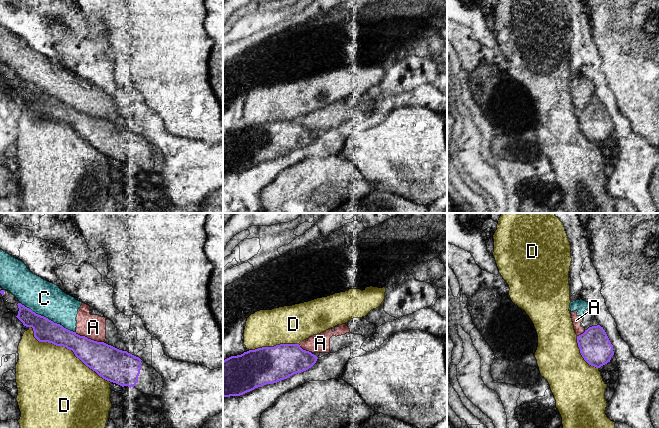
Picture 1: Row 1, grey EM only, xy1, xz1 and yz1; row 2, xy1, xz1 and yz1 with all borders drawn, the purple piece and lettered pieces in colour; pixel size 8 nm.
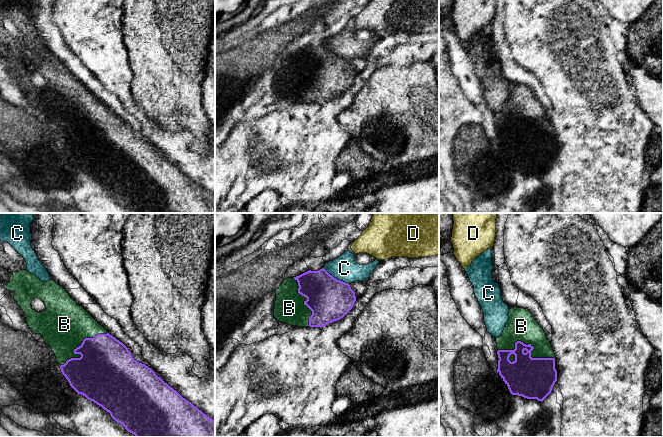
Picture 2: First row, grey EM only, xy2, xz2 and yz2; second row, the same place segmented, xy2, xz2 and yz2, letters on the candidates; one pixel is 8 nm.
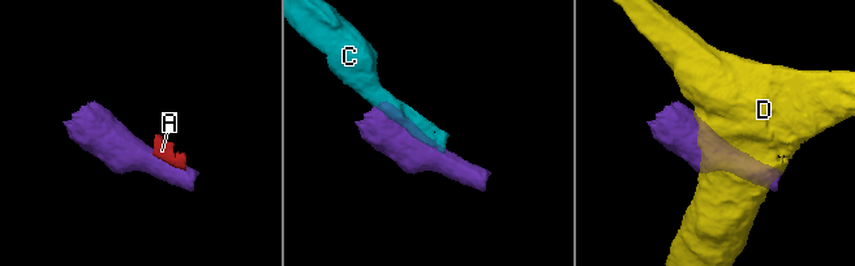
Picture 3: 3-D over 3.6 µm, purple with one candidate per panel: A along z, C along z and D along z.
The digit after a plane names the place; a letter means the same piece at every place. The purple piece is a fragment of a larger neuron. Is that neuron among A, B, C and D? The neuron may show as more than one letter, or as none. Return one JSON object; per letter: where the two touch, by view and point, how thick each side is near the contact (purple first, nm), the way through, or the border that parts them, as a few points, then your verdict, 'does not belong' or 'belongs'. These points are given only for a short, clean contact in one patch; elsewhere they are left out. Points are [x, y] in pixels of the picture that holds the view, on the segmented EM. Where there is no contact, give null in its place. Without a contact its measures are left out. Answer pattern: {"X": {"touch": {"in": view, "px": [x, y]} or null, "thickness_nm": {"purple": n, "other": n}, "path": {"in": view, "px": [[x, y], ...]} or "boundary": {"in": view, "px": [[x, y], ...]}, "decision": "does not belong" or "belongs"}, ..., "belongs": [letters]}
{"A": {"touch": {"in": "xy1", "px": [89, 339]}, "thickness_nm": {"purple": 260, "other": 200}, "boundary": {"in": "xy1", "px": [[75, 332], [103, 342]]}, "decision": "does not belong"}, "B": {"touch": {"in": "yz2", "px": [530, 344]}, "thickness_nm": {"purple": 300, "other": 240}, "decision": "belongs"}, "C": {"touch": {"in": "xy1", "px": [40, 315]}, "thickness_nm": {"purple": 190, "other": 280}, "decision": "does not belong"}, "D": {"touch": {"in": "xy1", "px": [67, 348]}, "thickness_nm": {"purple": 220, "other": 480}, "decision": "does not belong"}, "belongs": ["B"]}

